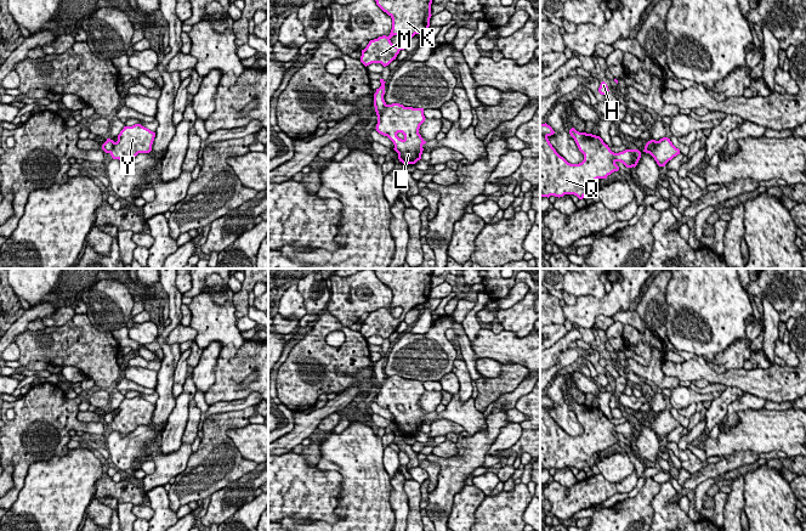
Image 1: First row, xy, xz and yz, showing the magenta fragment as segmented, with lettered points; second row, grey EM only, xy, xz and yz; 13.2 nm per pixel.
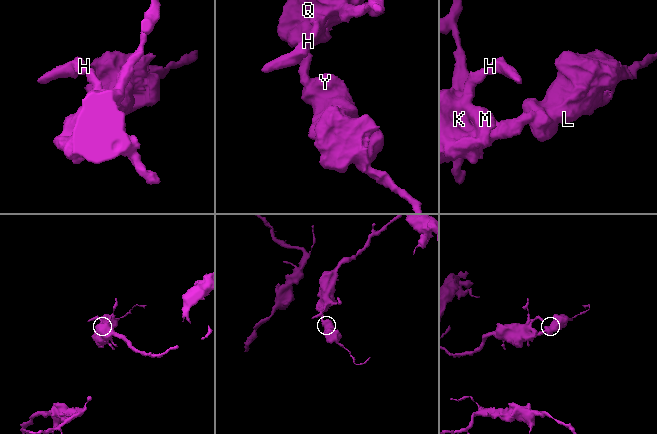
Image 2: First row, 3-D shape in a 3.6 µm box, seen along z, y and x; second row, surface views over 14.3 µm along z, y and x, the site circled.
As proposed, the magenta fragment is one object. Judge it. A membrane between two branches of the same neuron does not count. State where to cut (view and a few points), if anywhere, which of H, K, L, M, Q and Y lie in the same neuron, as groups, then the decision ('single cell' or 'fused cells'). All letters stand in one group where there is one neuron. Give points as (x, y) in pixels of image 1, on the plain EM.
xz (386, 377), (378, 388) | H K M Q / L Y | fused cells

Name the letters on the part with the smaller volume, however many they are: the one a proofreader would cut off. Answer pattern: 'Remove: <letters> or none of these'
Remove: L, Y

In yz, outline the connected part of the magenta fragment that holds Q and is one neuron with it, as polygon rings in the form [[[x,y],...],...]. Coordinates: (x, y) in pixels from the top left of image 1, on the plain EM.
[[[540,396],[540,469],[563,469],[574,467],[583,471],[590,467],[590,458],[597,451],[607,451],[619,442],[617,434],[626,440],[635,440],[641,430],[638,422],[625,422],[619,425],[611,423],[600,408],[569,402],[584,433],[571,436],[561,429],[549,413],[555,403],[550,397]]]

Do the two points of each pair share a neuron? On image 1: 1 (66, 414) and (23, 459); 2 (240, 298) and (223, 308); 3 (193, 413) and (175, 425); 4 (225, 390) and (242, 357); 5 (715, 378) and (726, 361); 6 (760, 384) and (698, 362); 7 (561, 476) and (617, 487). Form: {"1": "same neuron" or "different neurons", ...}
{"1": "same neuron", "2": "different neurons", "3": "different neurons", "4": "same neuron", "5": "different neurons", "6": "same neuron", "7": "different neurons"}

